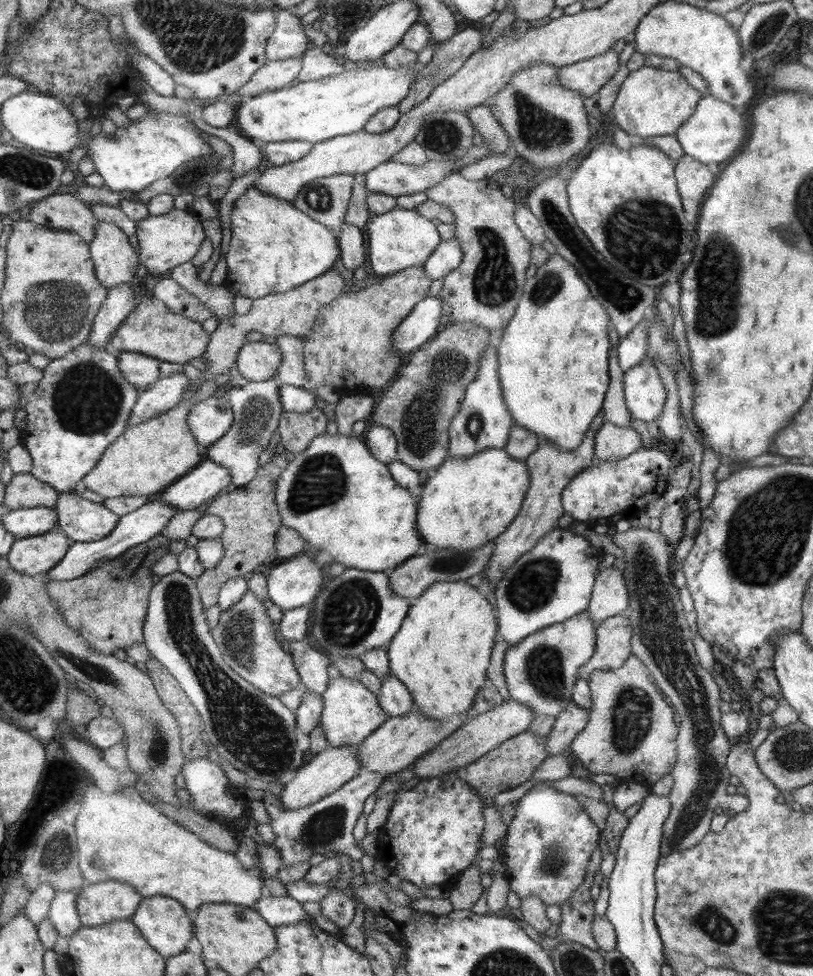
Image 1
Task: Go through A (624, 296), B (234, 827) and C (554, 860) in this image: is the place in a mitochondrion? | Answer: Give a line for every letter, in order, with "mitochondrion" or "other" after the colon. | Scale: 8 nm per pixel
A: mitochondrion
B: other
C: mitochondrion

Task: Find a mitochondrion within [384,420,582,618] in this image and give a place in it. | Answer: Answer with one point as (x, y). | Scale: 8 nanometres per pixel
(532, 587)

